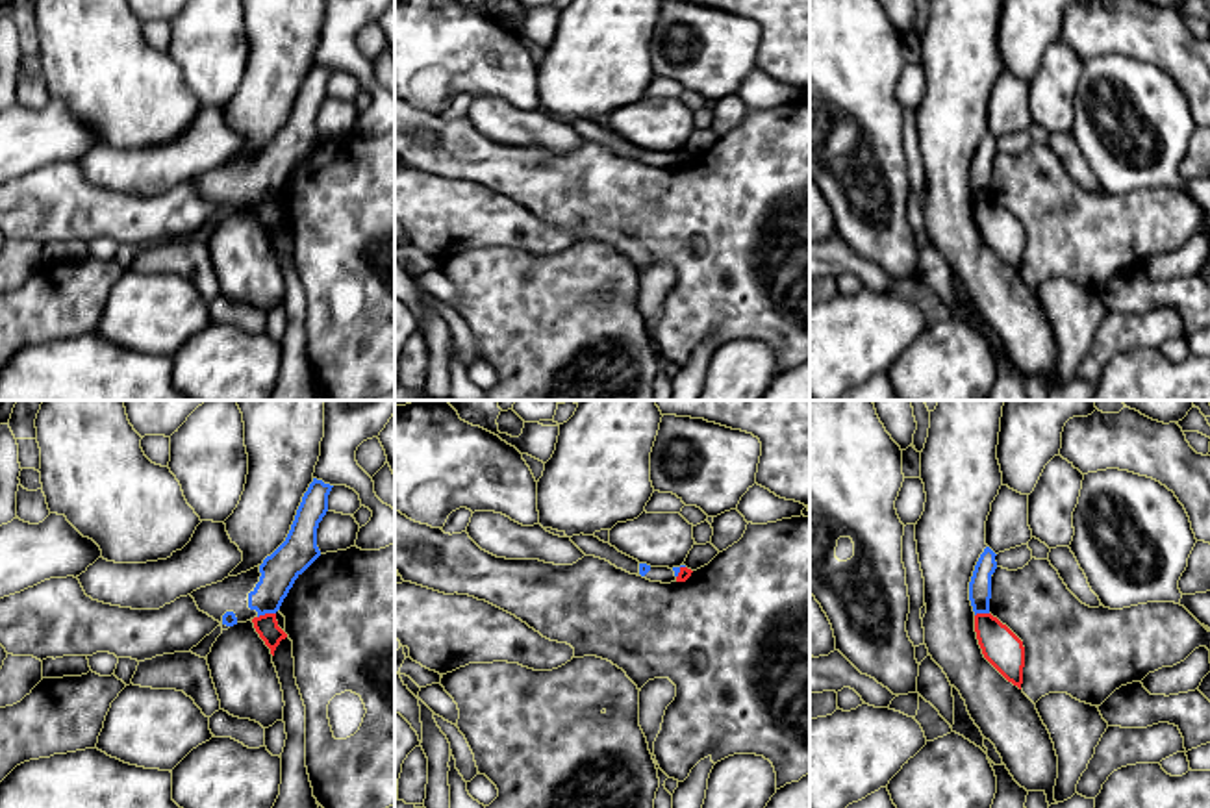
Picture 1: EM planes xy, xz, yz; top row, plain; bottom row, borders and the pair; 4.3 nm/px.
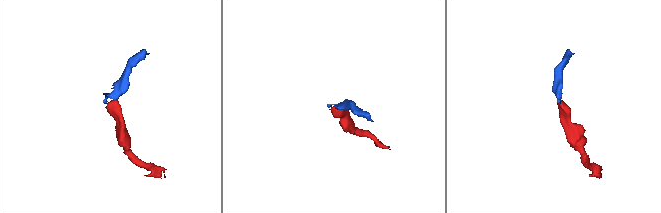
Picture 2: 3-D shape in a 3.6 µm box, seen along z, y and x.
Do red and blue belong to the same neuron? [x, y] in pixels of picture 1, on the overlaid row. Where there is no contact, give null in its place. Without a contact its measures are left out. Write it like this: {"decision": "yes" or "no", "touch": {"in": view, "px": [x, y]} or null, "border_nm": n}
{"decision": "no", "touch": {"in": "xy", "px": [265, 614]}, "border_nm": 80}

